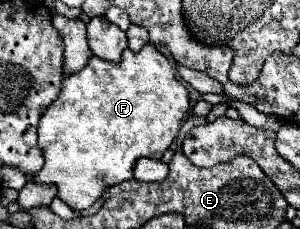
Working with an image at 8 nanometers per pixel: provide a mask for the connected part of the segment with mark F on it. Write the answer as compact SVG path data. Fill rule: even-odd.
M145 44L137 54L127 48L119 64L93 56L83 72L63 78L59 98L41 116L37 132L45 164L31 176L31 180L35 184L57 186L57 196L71 210L85 210L105 192L105 188L133 178L133 168L139 158L159 160L175 140L189 108L187 88L177 80L175 68L153 44Z

